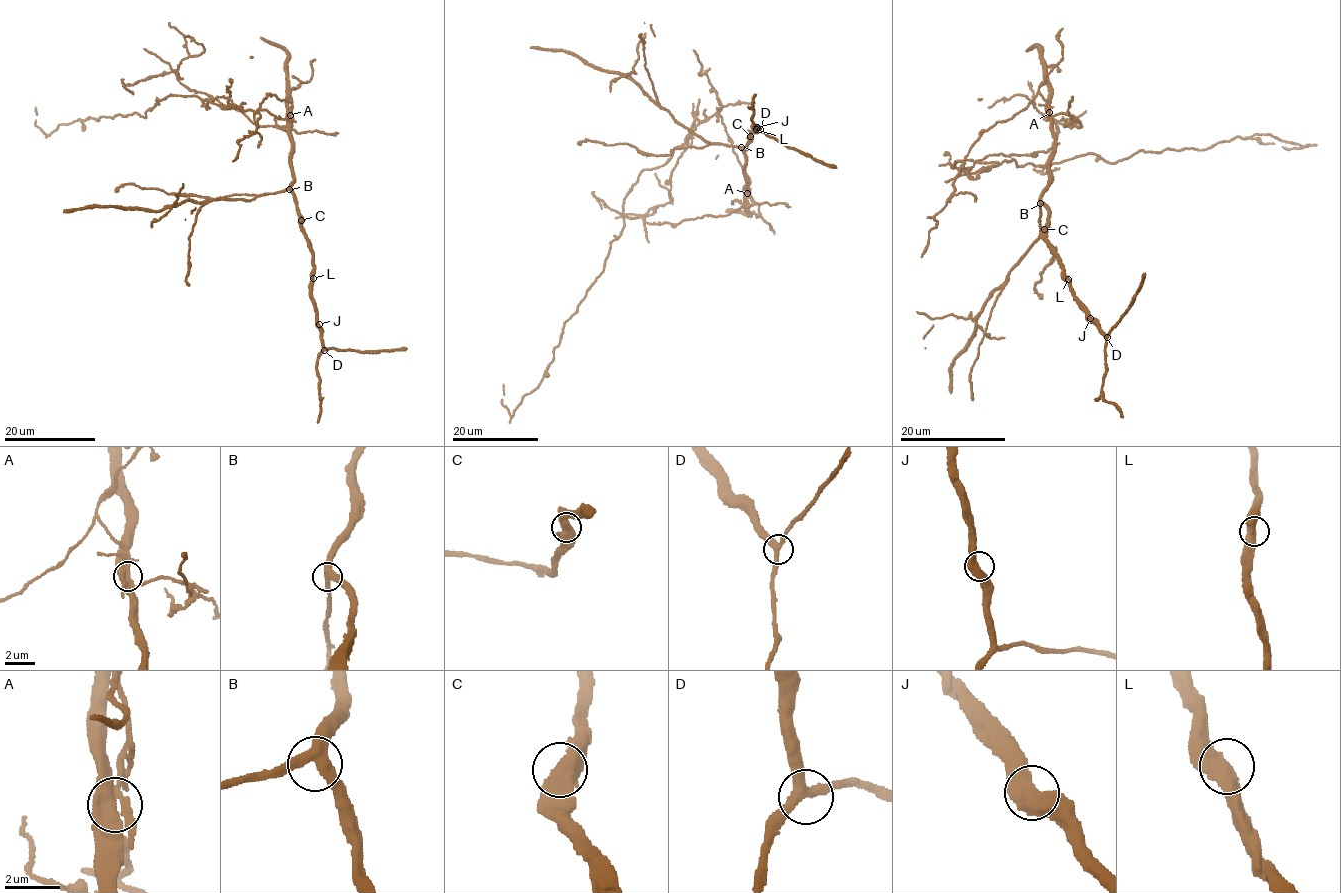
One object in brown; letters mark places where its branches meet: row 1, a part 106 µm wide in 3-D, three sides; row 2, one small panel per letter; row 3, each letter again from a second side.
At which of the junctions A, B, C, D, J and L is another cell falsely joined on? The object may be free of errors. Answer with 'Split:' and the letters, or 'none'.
Split: A

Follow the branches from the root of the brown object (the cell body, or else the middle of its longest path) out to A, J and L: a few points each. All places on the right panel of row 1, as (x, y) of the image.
A: (962, 168), (969, 148), (982, 133), (1025, 109), (1038, 93), (1047, 103), (1049, 112)
J: (962, 168), (982, 133), (1042, 96), (1054, 139), (1041, 197), (1048, 212), (1045, 241), (1090, 318)
L: (962, 168), (982, 133), (1042, 96), (1054, 139), (1041, 197), (1048, 212), (1045, 241), (1068, 279)

